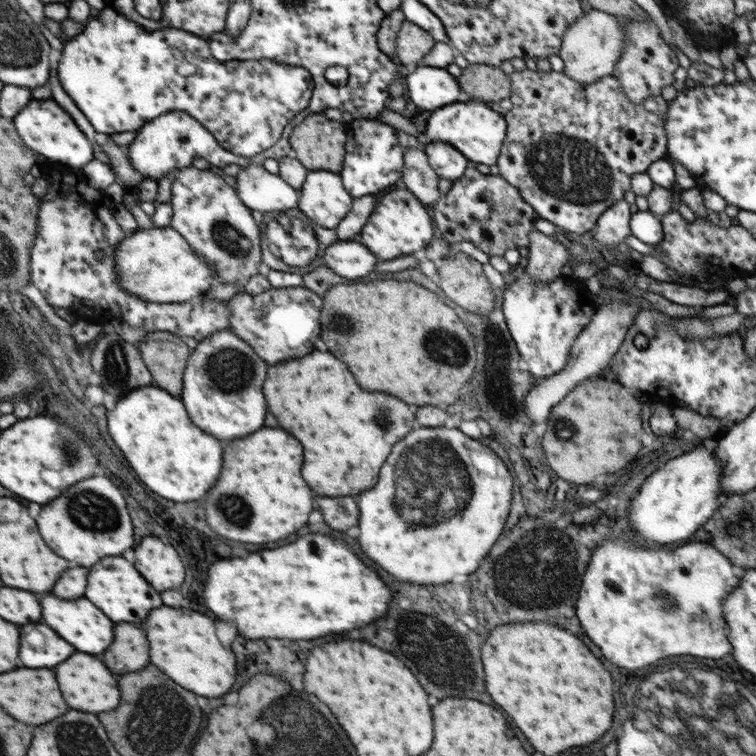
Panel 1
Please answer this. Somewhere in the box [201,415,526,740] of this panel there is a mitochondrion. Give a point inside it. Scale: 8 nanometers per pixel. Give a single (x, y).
(435, 480)

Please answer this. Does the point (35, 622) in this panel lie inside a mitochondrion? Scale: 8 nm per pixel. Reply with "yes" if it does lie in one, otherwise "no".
no

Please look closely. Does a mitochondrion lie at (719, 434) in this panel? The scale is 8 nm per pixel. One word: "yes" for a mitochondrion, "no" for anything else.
no

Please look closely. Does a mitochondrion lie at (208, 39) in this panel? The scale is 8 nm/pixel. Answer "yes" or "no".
no

